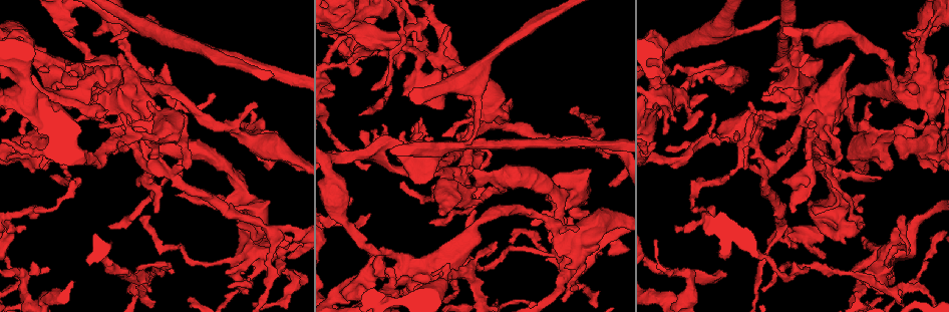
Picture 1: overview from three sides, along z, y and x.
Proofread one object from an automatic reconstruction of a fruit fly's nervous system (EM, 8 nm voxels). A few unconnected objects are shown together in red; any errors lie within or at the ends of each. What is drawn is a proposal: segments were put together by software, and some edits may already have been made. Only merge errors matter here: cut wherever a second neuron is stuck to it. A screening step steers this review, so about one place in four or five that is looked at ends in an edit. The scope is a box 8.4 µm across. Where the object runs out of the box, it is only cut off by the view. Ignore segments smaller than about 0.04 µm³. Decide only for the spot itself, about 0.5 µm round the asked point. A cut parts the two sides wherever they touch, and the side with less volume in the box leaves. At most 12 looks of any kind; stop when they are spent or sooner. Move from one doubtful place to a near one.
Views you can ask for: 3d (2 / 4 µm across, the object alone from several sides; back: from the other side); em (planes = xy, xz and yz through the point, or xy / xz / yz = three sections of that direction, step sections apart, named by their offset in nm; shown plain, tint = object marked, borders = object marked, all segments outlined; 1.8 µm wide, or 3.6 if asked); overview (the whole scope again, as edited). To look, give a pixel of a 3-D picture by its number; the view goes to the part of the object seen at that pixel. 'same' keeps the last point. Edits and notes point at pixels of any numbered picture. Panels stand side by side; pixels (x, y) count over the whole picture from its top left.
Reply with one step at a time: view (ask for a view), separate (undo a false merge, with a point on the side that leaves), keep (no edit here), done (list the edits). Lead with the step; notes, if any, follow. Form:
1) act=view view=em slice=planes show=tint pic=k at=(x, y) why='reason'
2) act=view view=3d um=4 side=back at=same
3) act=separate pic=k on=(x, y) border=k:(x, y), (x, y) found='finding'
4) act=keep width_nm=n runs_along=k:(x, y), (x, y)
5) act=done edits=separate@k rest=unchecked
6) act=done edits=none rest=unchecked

act=view view=em slice=yz step=8 show=tint pic=1 at=(68, 98) why='abrupt turn'

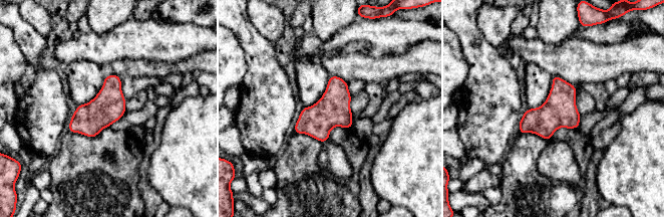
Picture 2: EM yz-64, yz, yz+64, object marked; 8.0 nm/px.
act=view view=em slice=planes show=tint at=same why='cut it another way'

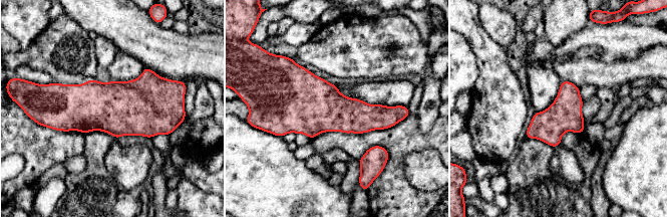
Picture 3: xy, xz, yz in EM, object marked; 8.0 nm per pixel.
act=keep found='continuous, no second neuron'

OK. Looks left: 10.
act=view view=em slice=xz step=16 show=tint pic=1 at=(70, 183) why='sharp bend'

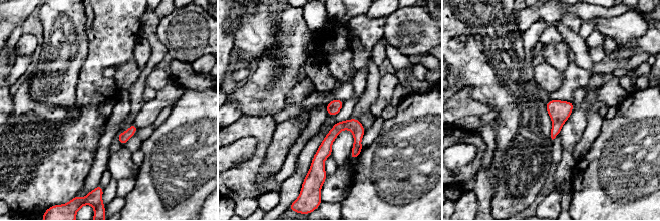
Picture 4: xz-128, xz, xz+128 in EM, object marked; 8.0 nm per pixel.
act=keep found='continuous, no second neuron'

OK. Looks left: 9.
act=view view=em um=3.6 slice=xy step=16 show=tint pic=1 at=(485, 100)

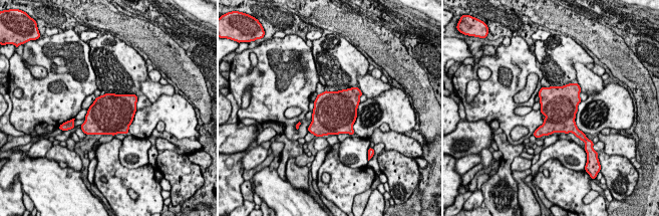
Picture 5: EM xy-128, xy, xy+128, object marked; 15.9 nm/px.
act=view view=em um=3.6 slice=planes show=tint at=same why='another direction'

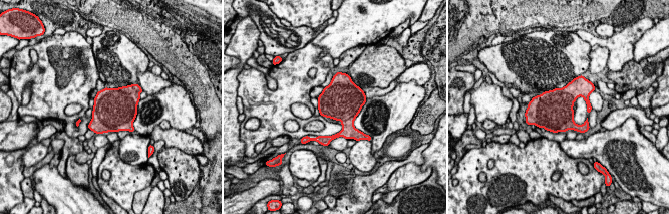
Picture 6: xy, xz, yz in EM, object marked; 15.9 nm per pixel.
act=keep found='all the same neuron'

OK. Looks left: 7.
act=view view=3d um=4 pic=1 at=(465, 143) why='sharp bend'

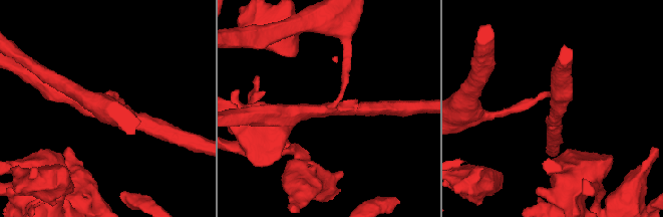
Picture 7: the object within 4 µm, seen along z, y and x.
act=view view=em slice=planes show=tint pic=7 at=(553, 104) arms=3

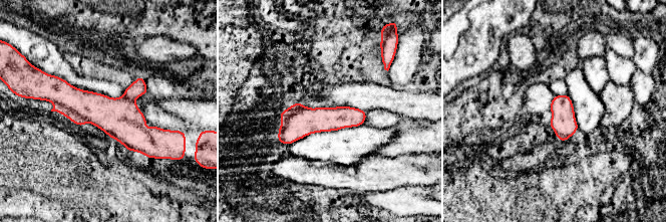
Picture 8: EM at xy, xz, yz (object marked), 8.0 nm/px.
act=separate pic=8 on=(120, 119) width_nm=200 part_leaving=8:(47, 96), (161, 133) found='a second neuron is stuck on'

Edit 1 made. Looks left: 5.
act=view view=overview

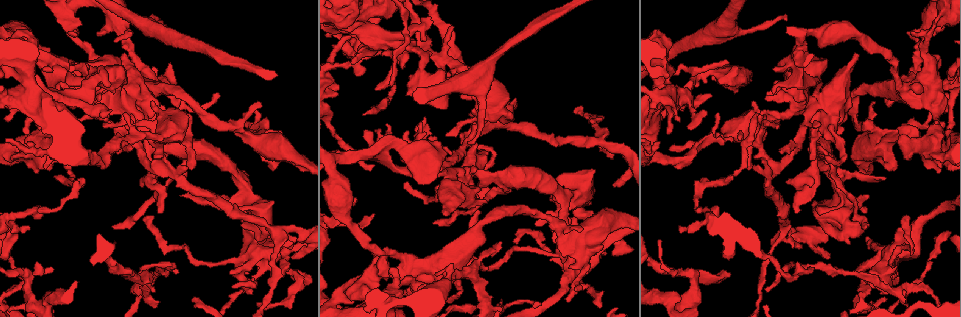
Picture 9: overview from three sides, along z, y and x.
act=view view=em slice=xz step=8 show=tint pic=9 at=(596, 142) why='side arm on a straight run'

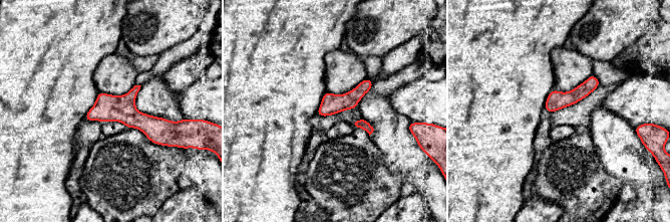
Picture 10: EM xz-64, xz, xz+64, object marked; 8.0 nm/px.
act=view view=em slice=planes show=tint at=same

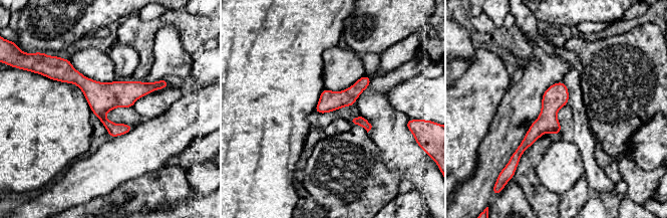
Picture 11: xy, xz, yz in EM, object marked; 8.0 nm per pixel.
act=keep found='continuous, no second neuron'

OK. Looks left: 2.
act=done edits=separate@8 rest=unchecked

